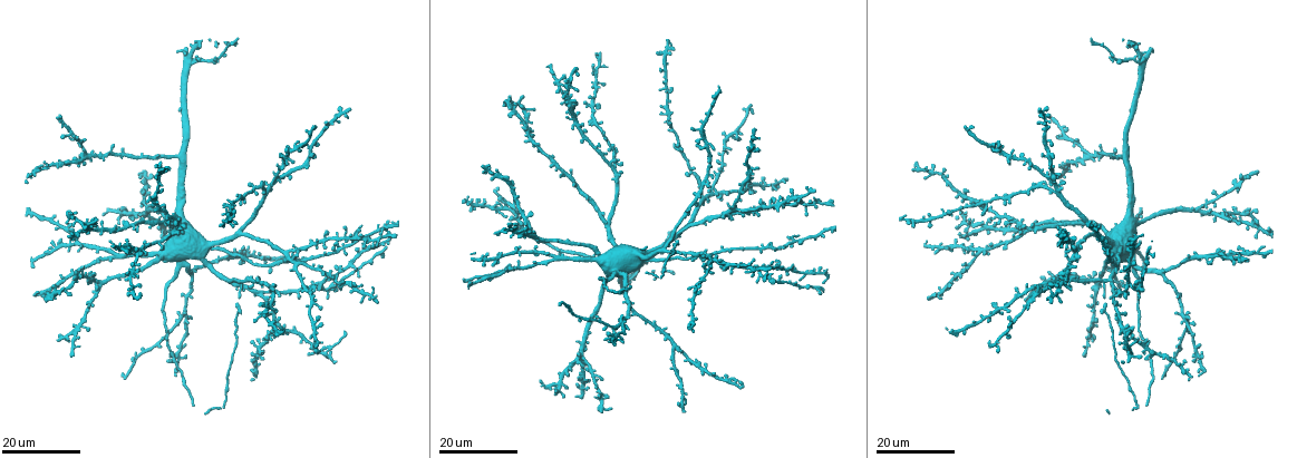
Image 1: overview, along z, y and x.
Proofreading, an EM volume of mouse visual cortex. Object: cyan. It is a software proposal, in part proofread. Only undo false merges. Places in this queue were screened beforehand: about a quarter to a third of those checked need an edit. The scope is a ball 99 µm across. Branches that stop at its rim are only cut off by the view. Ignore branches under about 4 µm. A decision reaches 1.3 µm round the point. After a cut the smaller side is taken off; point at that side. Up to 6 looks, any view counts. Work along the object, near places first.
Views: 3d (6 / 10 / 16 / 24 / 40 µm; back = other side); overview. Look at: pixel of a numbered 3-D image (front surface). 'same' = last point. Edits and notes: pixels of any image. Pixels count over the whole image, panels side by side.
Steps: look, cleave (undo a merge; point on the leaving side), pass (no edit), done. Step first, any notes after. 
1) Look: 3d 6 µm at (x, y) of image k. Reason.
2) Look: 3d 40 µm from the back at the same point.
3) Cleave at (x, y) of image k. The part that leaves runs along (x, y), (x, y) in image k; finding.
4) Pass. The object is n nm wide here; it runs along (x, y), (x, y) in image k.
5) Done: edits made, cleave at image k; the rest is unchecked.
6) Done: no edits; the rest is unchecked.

Look: 3d 16 µm at (795, 240) of image 1. Arms part here.

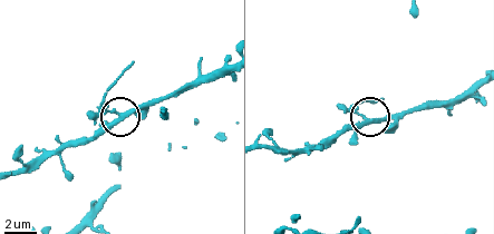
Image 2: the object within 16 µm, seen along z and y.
Look: 3d 10 µm at (120, 116) of image 2.

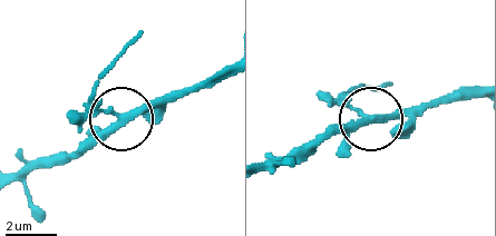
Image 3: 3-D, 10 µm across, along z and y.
Cleave at (79, 119) of image 3. The object is 240 nm wide here; the part that leaves runs along (360, 115), (346, 91), (392, 85) in image 3; two neurons meet here.

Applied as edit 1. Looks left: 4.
Look: overview.

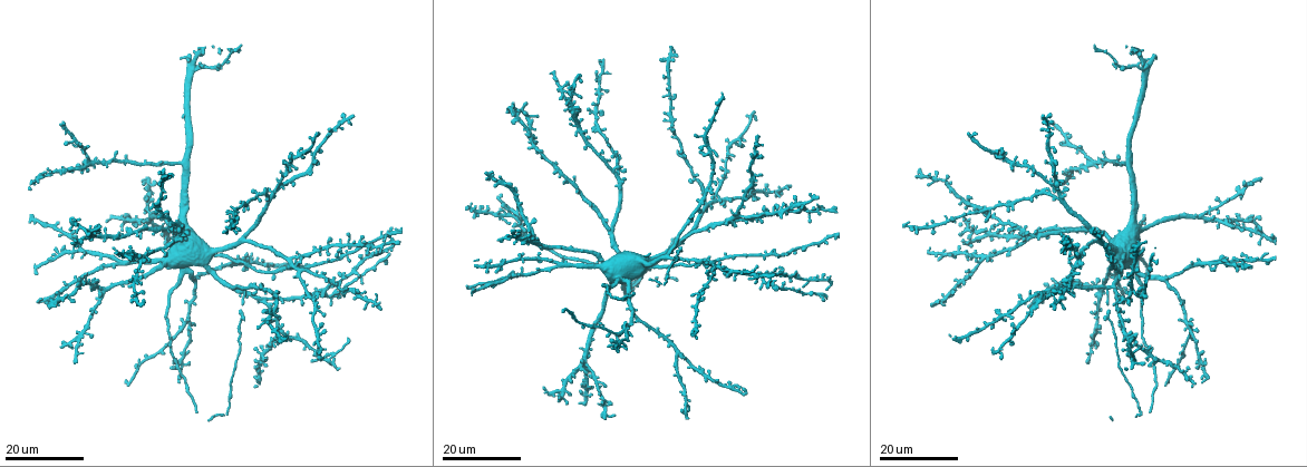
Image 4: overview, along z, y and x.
Look: 3d 16 µm at (617, 174) of image 4. Branch point.

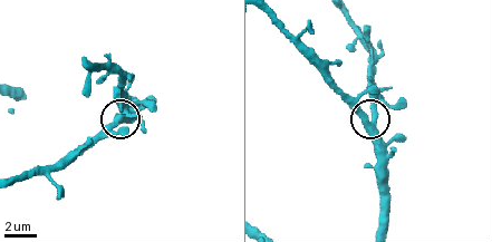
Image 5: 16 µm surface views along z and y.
Look: 3d 6 µm at (374, 120) of image 5.

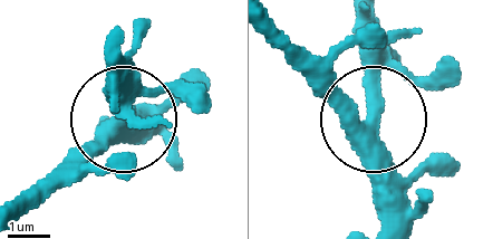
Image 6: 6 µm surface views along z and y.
Pass. The object is 380 nm wide here; continuous, no second neuron.

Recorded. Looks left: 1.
Done: edits made, cleave at image 3; the rest is unchecked.

